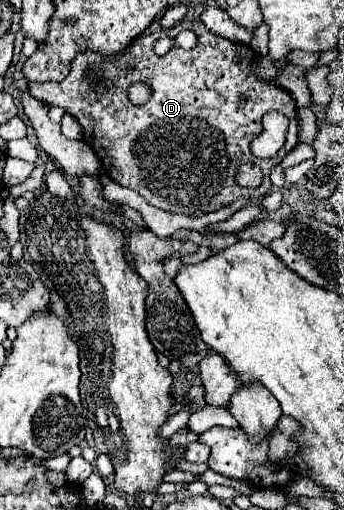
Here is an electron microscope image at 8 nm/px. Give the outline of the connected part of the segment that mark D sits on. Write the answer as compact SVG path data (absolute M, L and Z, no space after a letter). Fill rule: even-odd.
M180 21L172 29L166 29L164 37L174 39L184 29L194 31L198 37L198 43L192 49L182 49L176 45L164 57L160 57L154 53L154 41L162 37L162 31L146 33L138 37L134 45L130 45L126 55L102 59L98 53L84 51L74 59L72 65L76 77L66 77L60 83L28 85L28 91L32 97L48 105L58 105L66 109L70 115L74 115L80 121L86 137L84 141L94 149L94 153L100 157L110 177L118 185L136 191L148 201L148 205L158 207L162 211L200 217L230 205L238 197L248 197L252 201L264 197L272 187L268 177L270 169L278 165L284 159L284 155L290 149L294 149L298 143L298 119L296 119L296 101L286 89L256 79L256 75L252 73L252 65L258 61L258 55L250 47L210 33L202 25L202 21ZM136 81L148 81L152 87L152 97L142 107L136 107L128 101L128 87ZM268 111L284 113L290 119L290 127L282 151L278 151L278 155L272 159L258 159L252 155L250 143L262 131L260 121L262 115ZM254 161L262 169L264 181L258 189L244 189L234 181L234 173L240 165L254 163Z

